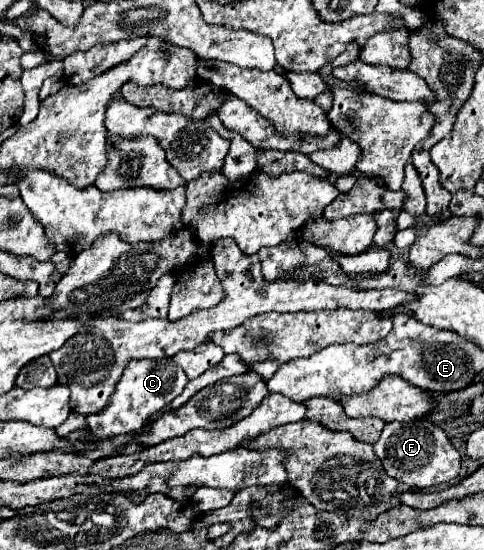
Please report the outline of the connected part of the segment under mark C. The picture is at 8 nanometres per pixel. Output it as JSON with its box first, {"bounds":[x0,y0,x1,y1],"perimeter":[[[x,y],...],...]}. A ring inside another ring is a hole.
{"bounds":[86,360,188,438],"perimeter":[[[132,360],[132,364],[128,364],[120,382],[116,384],[116,390],[108,398],[108,404],[100,412],[86,416],[90,432],[100,438],[110,438],[112,434],[118,436],[142,430],[150,414],[160,410],[172,398],[176,398],[186,384],[188,378],[184,370],[176,366],[172,360]]]}

